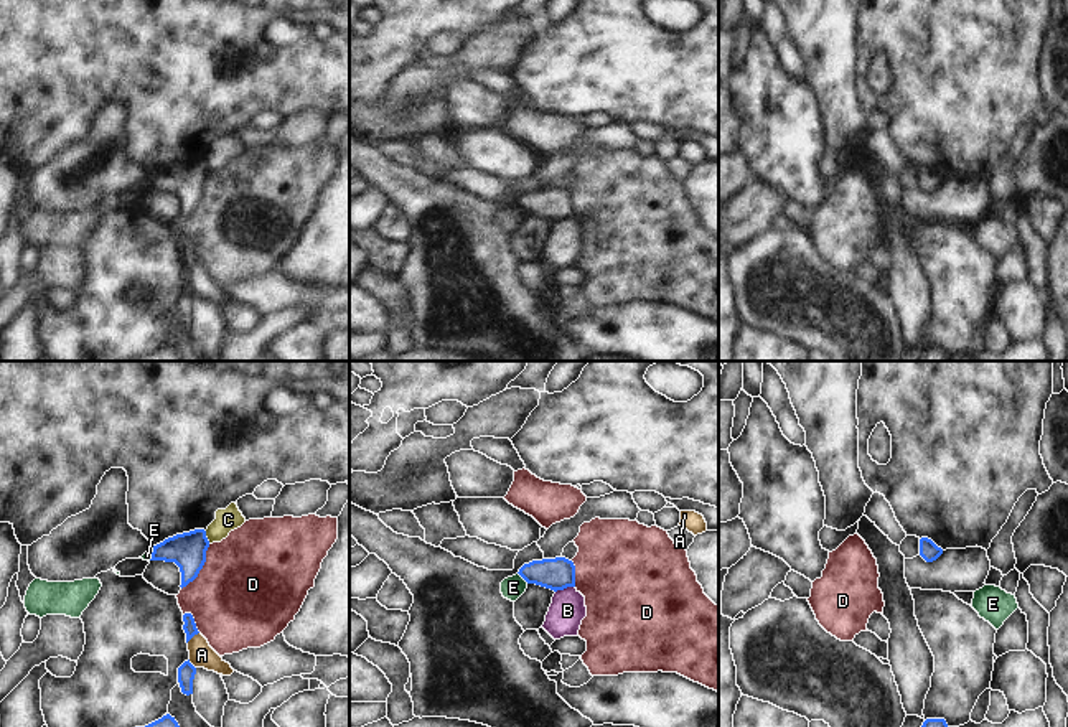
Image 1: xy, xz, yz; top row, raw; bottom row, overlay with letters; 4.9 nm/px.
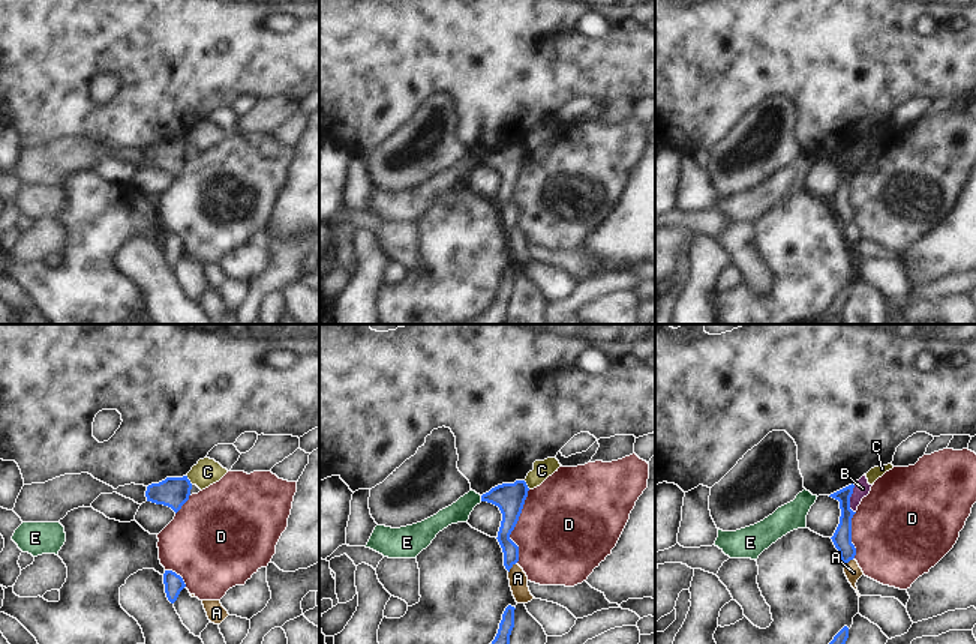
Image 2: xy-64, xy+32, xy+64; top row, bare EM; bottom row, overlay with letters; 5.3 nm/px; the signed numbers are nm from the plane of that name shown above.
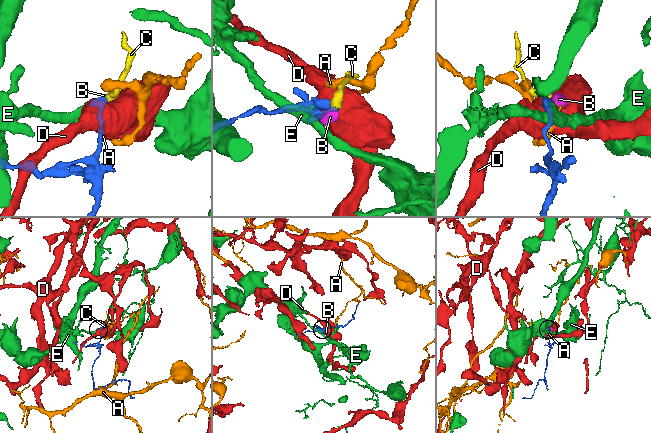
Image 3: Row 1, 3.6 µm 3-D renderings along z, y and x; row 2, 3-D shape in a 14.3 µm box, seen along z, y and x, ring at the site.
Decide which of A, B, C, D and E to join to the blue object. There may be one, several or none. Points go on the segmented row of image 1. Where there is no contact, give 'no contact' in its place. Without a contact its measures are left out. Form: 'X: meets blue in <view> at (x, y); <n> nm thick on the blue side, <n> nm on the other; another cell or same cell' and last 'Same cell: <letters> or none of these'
A: meets blue in xy at (192, 637); 70 nm thick on the blue side, 120 nm on the other; another cell
B: meets blue in xz at (564, 587); 160 nm thick on the blue side, 170 nm on the other; another cell
C: meets blue in xy at (206, 538); 180 nm thick on the blue side, 120 nm on the other; another cell
D: meets blue in xy at (201, 567); 180 nm thick on the blue side, 500 nm on the other; another cell
E: meets blue in xz at (523, 577); 160 nm thick on the blue side, 110 nm on the other; another cell
Same cell: none of these

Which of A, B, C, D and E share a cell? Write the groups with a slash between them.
A B / C / D / E

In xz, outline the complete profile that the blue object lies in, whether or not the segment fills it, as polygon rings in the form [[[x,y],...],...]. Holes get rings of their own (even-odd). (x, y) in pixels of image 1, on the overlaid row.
[[[565,557],[542,559],[524,564],[518,572],[527,584],[554,592],[575,587],[575,565]]]

